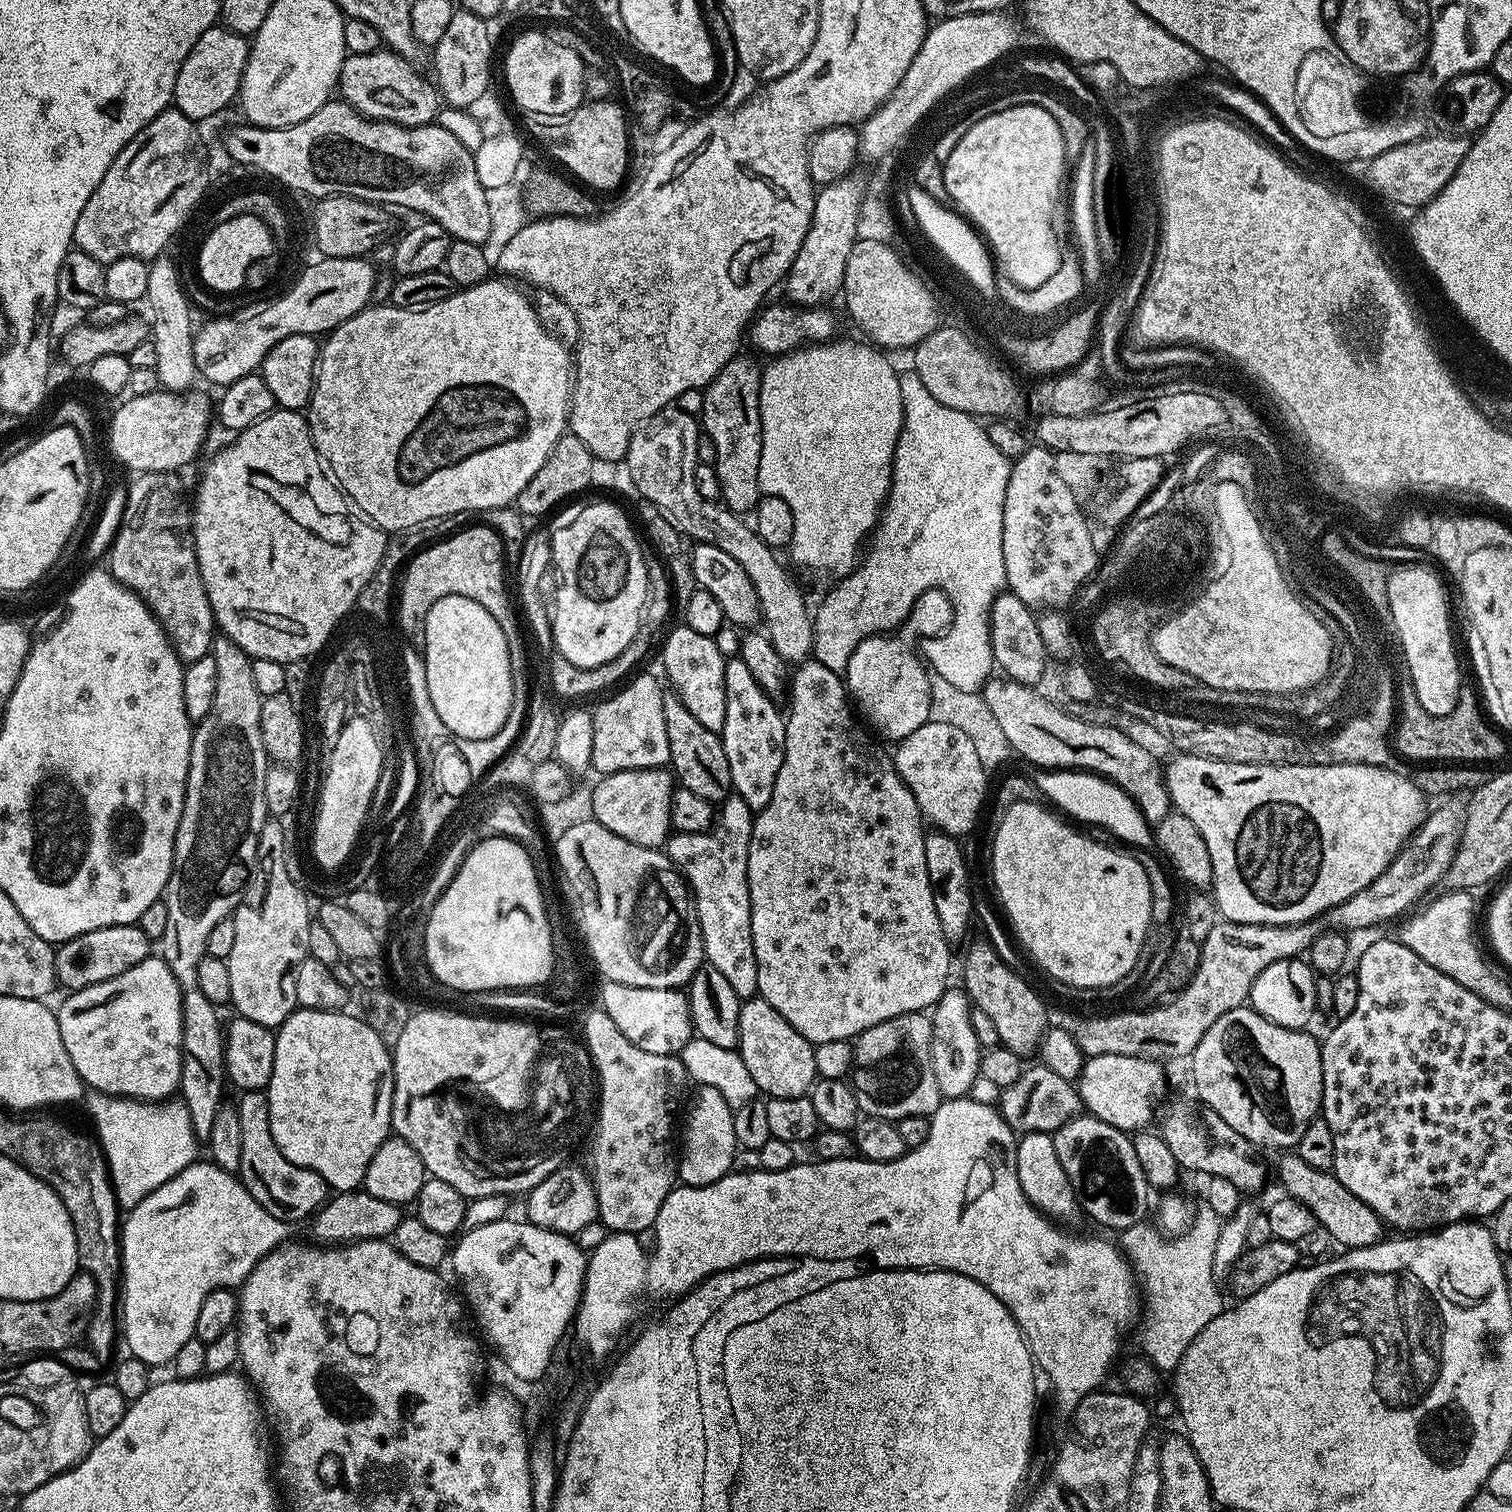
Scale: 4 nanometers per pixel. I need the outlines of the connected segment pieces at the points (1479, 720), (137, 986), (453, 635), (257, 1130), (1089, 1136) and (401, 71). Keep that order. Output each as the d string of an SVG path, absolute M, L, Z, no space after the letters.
M1468 686L1461 687L1458 702L1450 714L1431 716L1422 710L1416 693L1405 690L1398 696L1398 719L1394 724L1395 751L1399 755L1401 752L1408 760L1420 760L1416 762L1484 762L1480 760L1498 759L1504 752L1505 737L1490 723L1489 717L1482 711L1477 693L1473 692Z
M164 959L143 960L138 962L138 966L126 970L126 974L118 974L118 978L75 989L65 995L60 1003L56 1021L66 1054L70 1054L74 1070L78 1070L80 1079L89 1089L102 1092L105 1096L139 1102L164 1102L177 1095L181 1072L186 1063L184 1010L180 983Z
M464 598L464 612L429 612L425 620L422 659L431 706L437 710L437 718L443 727L448 732L452 731L461 741L486 739L498 734L510 714L512 702L511 660L506 634L483 604L476 608L478 604L470 598Z
M241 1091L239 1095L240 1101L234 1104L234 1111L238 1114L238 1123L242 1130L242 1162L238 1173L240 1183L265 1210L274 1214L274 1218L285 1222L307 1221L329 1199L330 1189L327 1182L314 1170L291 1164L282 1154L282 1150L278 1150L278 1142L274 1142L274 1134L270 1134L267 1091Z
M1081 1114L1066 1121L1057 1132L1051 1133L1051 1137L1054 1150L1058 1153L1058 1162L1062 1162L1062 1170L1066 1170L1066 1178L1070 1178L1070 1186L1076 1191L1079 1207L1084 1207L1084 1212L1090 1219L1097 1220L1104 1228L1123 1230L1143 1221L1149 1215L1150 1189L1142 1174L1142 1166L1138 1166L1138 1154L1134 1154L1129 1133L1110 1126L1110 1122L1102 1122L1091 1114Z
M391 50L349 55L340 71L338 92L361 116L403 128L417 128L433 123L442 107L437 89L433 85L432 89L419 74L415 67Z

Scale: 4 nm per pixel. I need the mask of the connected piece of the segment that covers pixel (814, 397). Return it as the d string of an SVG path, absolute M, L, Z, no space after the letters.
M832 343L801 347L773 359L769 363L772 365L763 369L760 377L762 458L758 482L763 495L786 498L793 512L797 533L790 556L804 568L843 578L857 567L860 543L881 519L892 481L892 459L896 457L896 443L904 424L904 407L900 376L883 351L867 343Z

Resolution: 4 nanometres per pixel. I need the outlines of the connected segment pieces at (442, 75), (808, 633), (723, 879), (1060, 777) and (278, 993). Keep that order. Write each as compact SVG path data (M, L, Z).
M457 7L442 38L438 38L434 46L434 67L440 79L438 88L451 107L466 110L471 102L490 90L491 84L488 83L492 80L492 36L488 33L488 26L490 24L487 19L466 8Z
M723 509L721 511L718 523L721 531L724 533L722 538L723 547L725 547L727 553L742 566L747 577L750 578L756 600L759 604L762 622L766 624L764 630L773 648L785 662L790 664L792 664L792 662L794 662L793 664L803 663L812 653L813 638L815 636L812 626L813 617L811 611L809 608L807 610L801 592L792 582L781 562L776 558L778 556L775 549L766 546L765 542L758 538L755 529L749 523L747 525L743 520L745 519L741 515L731 512L728 509Z
M729 794L719 805L710 830L676 832L666 841L666 855L684 877L696 906L705 961L723 974L741 1001L757 995L758 986L748 889L748 851L753 819L754 810L746 806L744 799Z
M1038 770L1032 781L1039 793L1052 800L1060 809L1072 817L1088 824L1100 824L1135 849L1149 849L1154 842L1151 825L1139 807L1116 784L1096 773L1083 770Z
M269 818L262 826L256 851L258 871L251 885L252 893L250 888L246 899L237 906L232 916L235 931L234 950L230 950L227 959L230 970L231 1007L236 1007L235 1011L250 1022L258 1022L258 1026L266 1026L273 1030L279 1029L285 1018L297 1011L296 968L302 961L309 959L310 926L314 922L313 913L308 913L308 900L304 897L303 890L296 885L295 878L288 873L288 864L284 861L284 855L288 852L288 836L284 833L283 822L285 821L280 818Z

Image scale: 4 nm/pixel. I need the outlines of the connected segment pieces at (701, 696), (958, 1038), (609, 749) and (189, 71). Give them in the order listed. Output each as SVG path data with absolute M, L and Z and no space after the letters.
M677 626L664 640L664 670L674 686L673 691L706 730L717 734L723 733L726 722L725 659L713 637L683 626Z
M950 986L945 989L943 995L940 996L939 1002L934 1005L930 1014L932 1022L931 1028L931 1058L934 1066L935 1081L938 1082L941 1095L945 1099L963 1099L967 1097L975 1082L979 1077L979 1063L982 1055L982 1047L978 1044L978 1038L970 1018L970 1010L972 1011L972 1003L968 994L963 987Z
M633 675L619 691L612 694L617 696L602 701L592 712L594 738L591 767L597 768L600 774L635 768L663 769L670 761L670 738L666 738L666 718L662 718L664 694L654 677L640 675Z
M213 26L194 42L194 50L182 62L182 70L178 70L178 82L174 82L174 107L182 114L186 114L191 120L203 122L211 116L216 116L228 103L237 99L240 91L240 83L244 81L244 72L247 70L250 44L245 37L223 26Z

